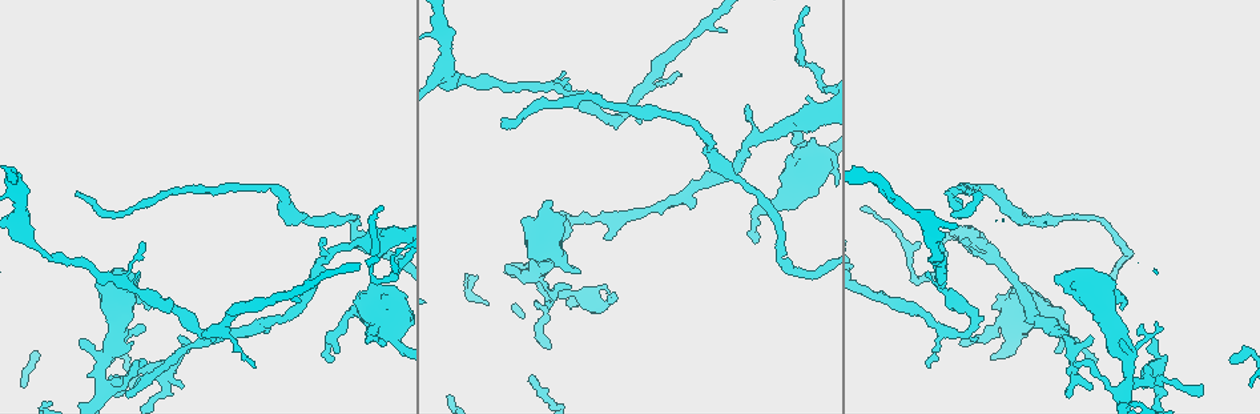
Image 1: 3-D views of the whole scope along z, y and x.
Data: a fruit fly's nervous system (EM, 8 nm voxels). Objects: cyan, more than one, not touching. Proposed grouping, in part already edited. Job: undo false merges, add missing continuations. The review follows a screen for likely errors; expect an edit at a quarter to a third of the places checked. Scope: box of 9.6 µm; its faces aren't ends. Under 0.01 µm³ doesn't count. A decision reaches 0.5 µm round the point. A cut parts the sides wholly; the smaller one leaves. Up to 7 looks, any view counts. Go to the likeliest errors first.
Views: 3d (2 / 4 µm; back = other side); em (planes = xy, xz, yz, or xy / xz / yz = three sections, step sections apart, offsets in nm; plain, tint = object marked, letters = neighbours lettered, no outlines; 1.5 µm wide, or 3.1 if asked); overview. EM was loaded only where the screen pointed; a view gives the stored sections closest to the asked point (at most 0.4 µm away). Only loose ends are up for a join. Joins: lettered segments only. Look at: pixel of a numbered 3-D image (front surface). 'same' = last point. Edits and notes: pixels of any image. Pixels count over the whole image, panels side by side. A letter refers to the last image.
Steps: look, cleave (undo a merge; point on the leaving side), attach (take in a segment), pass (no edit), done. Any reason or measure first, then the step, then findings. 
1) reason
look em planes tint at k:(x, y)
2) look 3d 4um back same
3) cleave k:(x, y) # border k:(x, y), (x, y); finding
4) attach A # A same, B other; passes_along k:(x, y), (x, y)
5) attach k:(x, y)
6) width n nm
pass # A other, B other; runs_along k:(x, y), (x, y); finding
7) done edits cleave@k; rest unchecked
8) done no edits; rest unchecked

look 3d 2um at 1:(332, 360)

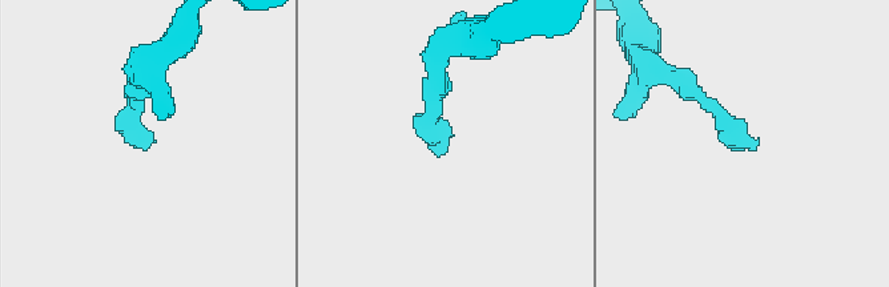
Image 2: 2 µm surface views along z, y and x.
need the tissue
look em yz step 4 tint at 2:(756, 146)

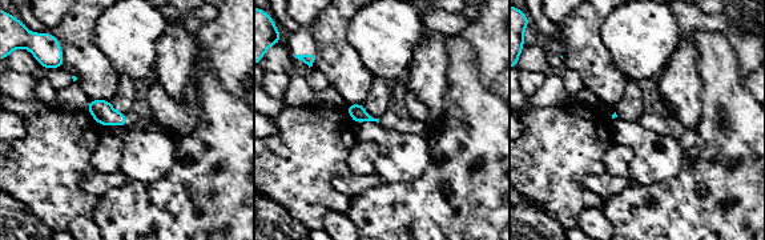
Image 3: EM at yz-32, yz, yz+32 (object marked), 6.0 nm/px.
cut it another way
look em planes letters same

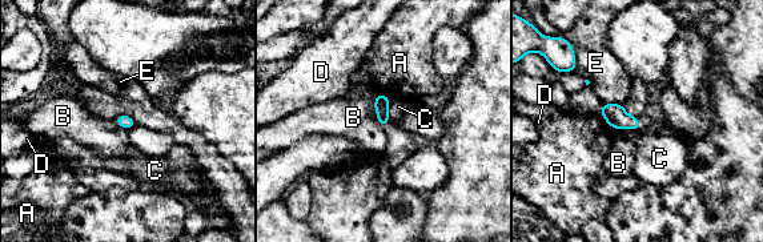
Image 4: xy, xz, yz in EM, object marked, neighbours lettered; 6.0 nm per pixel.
pass # A other, B other, C other, D other, E other; border 4:(374, 93), (376, 120), (382, 128); none of them fits

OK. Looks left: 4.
tapers out
look em planes letters at 1:(255, 366)

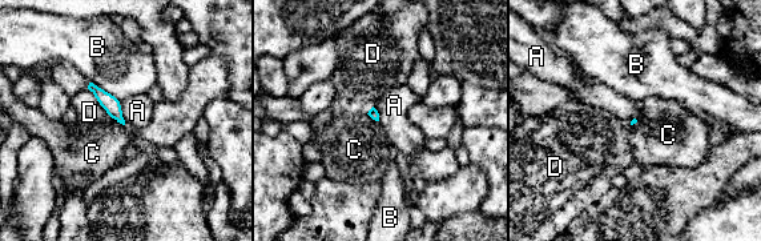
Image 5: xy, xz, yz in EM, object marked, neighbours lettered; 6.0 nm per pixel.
pass # A other, B other, C other, D other; border 5:(120, 101), (125, 124); no lettered segment goes on from it

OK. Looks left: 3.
an open end
look em planes letters at 1:(1091, 387)

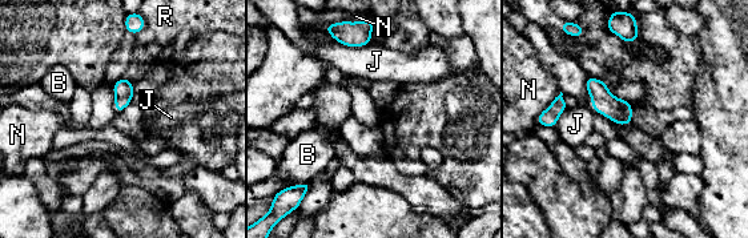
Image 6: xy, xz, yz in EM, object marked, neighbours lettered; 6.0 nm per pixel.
pass # B other, J other, N other, R other; border 6:(336, 40), (353, 47), (370, 43); none of them fits

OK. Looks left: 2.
done no edits; rest unchecked

